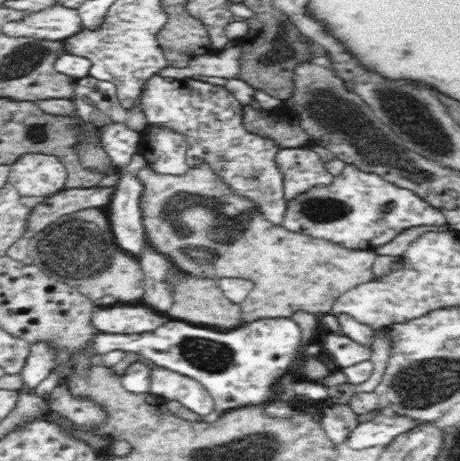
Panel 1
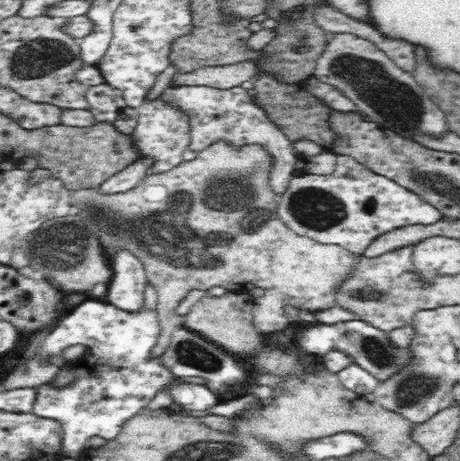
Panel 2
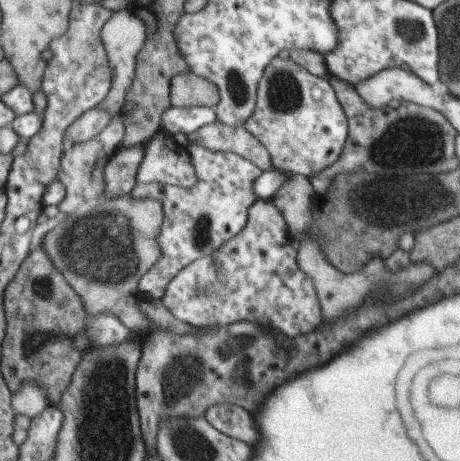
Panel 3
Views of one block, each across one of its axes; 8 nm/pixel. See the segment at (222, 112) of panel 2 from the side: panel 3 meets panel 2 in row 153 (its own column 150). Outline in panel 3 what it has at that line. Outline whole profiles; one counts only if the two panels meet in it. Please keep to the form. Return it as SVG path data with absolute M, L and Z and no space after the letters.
M187 142L185 148L197 174L195 188L167 188L163 184L151 184L147 188L135 186L129 194L131 202L155 200L163 208L163 224L159 226L159 232L155 236L159 258L137 280L137 292L143 298L163 300L167 288L171 286L175 276L183 272L183 268L195 264L195 260L213 256L223 248L223 244L235 240L235 236L239 236L239 232L247 228L249 210L257 202L253 194L253 180L257 180L263 170L259 170L255 164L251 164L243 156L211 152L197 142Z

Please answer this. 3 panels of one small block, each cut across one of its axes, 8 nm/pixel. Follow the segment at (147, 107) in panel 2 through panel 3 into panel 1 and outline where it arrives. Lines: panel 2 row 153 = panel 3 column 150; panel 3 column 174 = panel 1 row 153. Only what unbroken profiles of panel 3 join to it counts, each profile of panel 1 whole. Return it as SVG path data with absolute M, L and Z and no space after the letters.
M150 124L142 134L138 144L138 154L144 156L148 168L166 176L182 176L192 166L188 164L188 140L184 134L160 126Z

